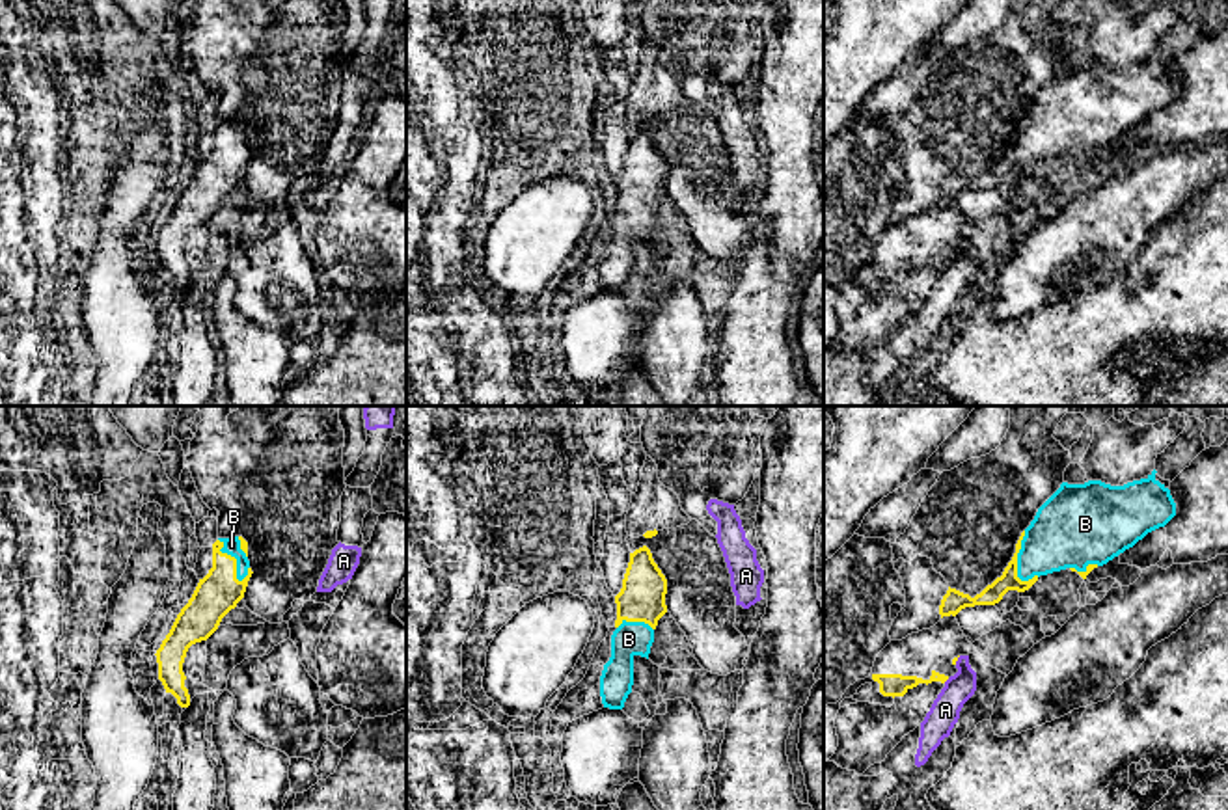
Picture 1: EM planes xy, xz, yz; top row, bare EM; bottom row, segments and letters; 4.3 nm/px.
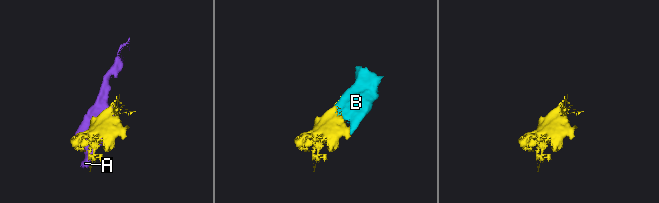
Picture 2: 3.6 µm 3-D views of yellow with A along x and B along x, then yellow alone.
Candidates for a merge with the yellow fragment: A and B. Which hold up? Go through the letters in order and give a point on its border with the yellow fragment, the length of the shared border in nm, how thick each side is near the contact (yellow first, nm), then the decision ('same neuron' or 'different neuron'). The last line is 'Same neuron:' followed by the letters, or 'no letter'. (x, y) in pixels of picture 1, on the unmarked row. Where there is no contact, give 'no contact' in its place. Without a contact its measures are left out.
A: yz (945, 263) | 40 nm | 100/130 nm | different neuron
B: xy (233, 140) | 220 nm | 180/80 nm | same neuron
Same neuron: B

